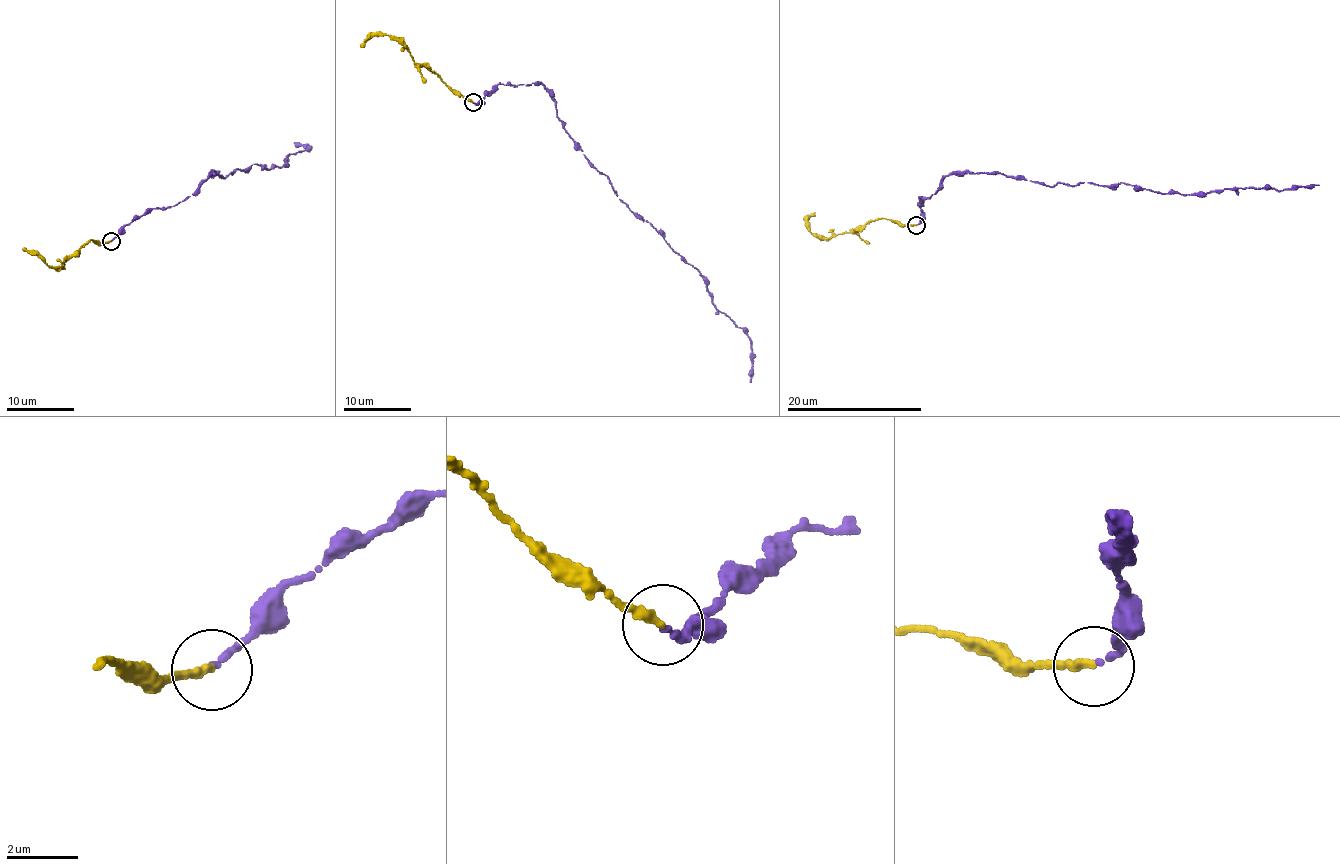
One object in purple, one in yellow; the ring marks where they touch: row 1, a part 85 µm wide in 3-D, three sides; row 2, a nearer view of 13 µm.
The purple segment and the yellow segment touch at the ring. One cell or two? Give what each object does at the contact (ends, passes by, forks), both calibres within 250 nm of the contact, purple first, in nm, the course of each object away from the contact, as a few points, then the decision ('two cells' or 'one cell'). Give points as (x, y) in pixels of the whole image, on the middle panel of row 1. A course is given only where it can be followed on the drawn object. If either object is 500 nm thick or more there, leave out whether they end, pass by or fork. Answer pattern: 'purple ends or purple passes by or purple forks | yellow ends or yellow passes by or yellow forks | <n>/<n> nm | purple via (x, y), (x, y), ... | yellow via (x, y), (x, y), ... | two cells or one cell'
purple ends | yellow ends | 180/280 nm | purple via (472, 102), (497, 84), (539, 82), (565, 132), (619, 199), (700, 272), (713, 305), (748, 333), (749, 381) | yellow via (472, 102), (455, 93), (423, 65), (417, 65), (407, 48), (386, 35), (375, 35), (360, 47) | one cell

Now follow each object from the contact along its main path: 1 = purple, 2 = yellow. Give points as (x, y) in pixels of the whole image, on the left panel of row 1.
1: (110, 241), (184, 200), (211, 170), (283, 166), (310, 150), (294, 142)
2: (110, 241), (97, 243), (90, 239), (73, 255), (67, 256), (60, 268), (55, 269), (22, 250)

